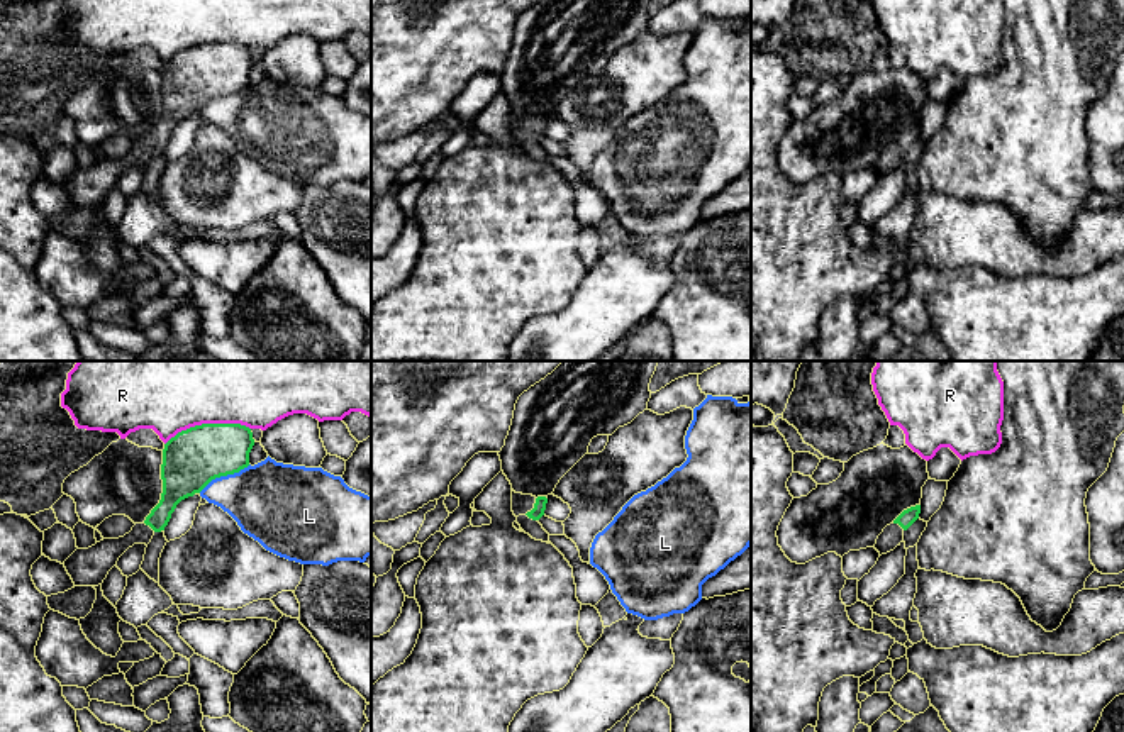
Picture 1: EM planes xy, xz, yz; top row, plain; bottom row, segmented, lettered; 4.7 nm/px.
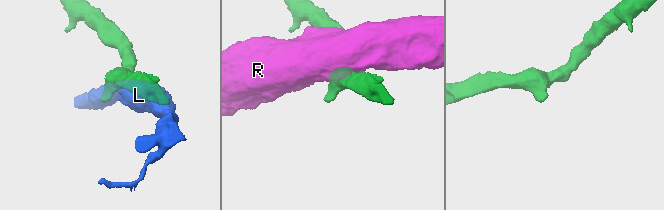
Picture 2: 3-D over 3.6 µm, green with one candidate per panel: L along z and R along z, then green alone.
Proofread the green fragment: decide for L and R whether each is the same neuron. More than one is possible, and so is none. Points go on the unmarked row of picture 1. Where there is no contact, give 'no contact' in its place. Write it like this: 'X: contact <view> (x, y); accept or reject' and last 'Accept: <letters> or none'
L: contact xy (224, 95); reject
R: contact xy (207, 44); reject
Accept: none

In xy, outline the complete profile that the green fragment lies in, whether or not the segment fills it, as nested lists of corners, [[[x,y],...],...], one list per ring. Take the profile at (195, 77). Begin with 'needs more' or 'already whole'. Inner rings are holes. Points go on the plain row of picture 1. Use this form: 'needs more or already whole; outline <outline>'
needs more; outline [[[202,44],[171,58],[163,69],[159,124],[124,158],[76,169],[63,183],[75,207],[102,205],[129,168],[147,166],[156,152],[164,151],[181,120],[200,114],[215,98],[248,88],[253,66],[251,49],[241,44]]]

